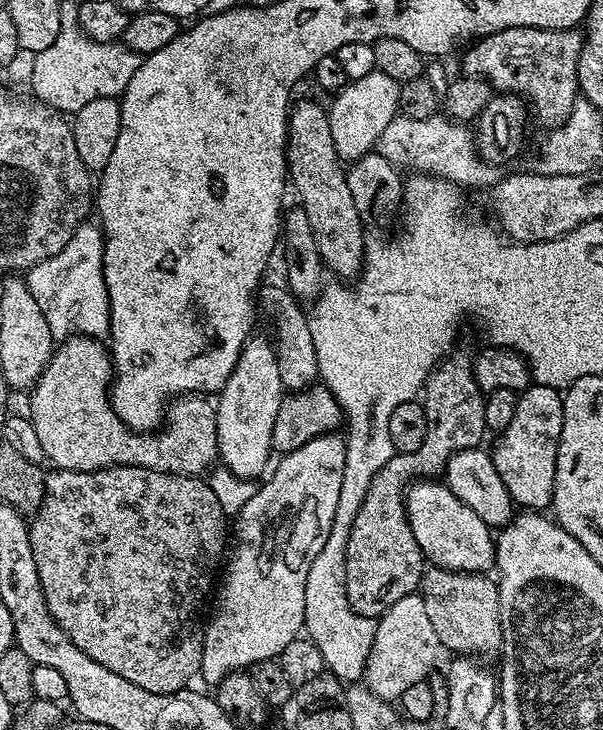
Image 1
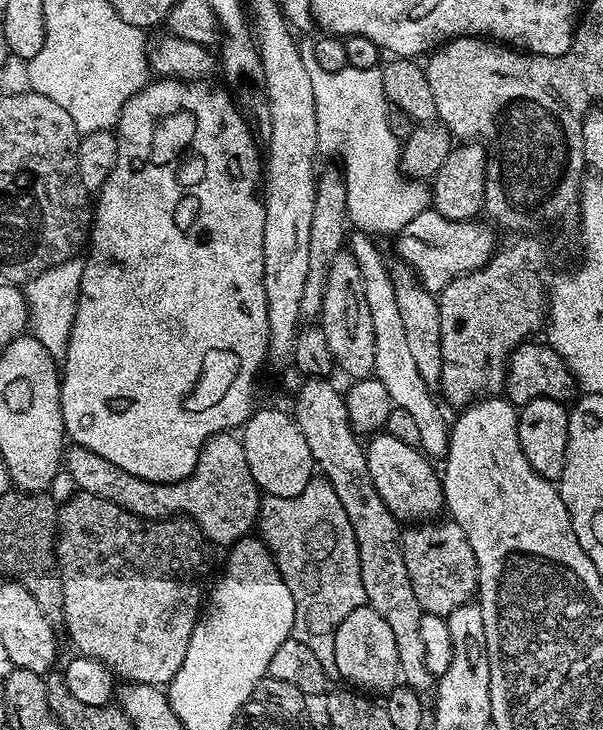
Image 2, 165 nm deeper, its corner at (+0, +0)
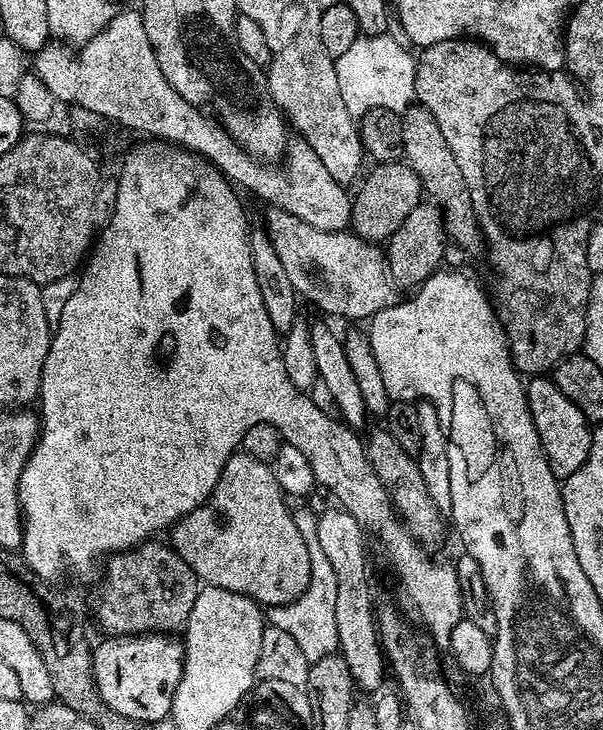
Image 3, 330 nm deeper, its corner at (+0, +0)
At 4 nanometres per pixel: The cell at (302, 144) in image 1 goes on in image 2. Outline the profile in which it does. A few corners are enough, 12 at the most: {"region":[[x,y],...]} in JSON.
{"region":[[356,259],[328,267],[319,327],[335,367],[371,377],[374,322]]}

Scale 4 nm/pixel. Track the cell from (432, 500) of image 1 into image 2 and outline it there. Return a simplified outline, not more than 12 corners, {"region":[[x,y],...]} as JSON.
{"region":[[376,434],[366,444],[374,490],[396,519],[446,508],[441,473],[420,448]]}

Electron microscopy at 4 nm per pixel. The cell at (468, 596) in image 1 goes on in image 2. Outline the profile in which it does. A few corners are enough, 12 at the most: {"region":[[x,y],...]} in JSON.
{"region":[[452,520],[401,533],[425,615],[477,595],[477,559]]}

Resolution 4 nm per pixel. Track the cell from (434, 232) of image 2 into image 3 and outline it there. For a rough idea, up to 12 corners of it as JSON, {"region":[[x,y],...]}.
{"region":[[280,208],[269,240],[297,297],[367,321],[398,303],[385,253]]}

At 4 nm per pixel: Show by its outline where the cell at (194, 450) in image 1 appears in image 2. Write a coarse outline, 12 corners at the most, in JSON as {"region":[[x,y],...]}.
{"region":[[217,432],[187,480],[151,484],[72,446],[81,492],[145,520],[187,518],[231,546],[262,493],[243,439]]}

